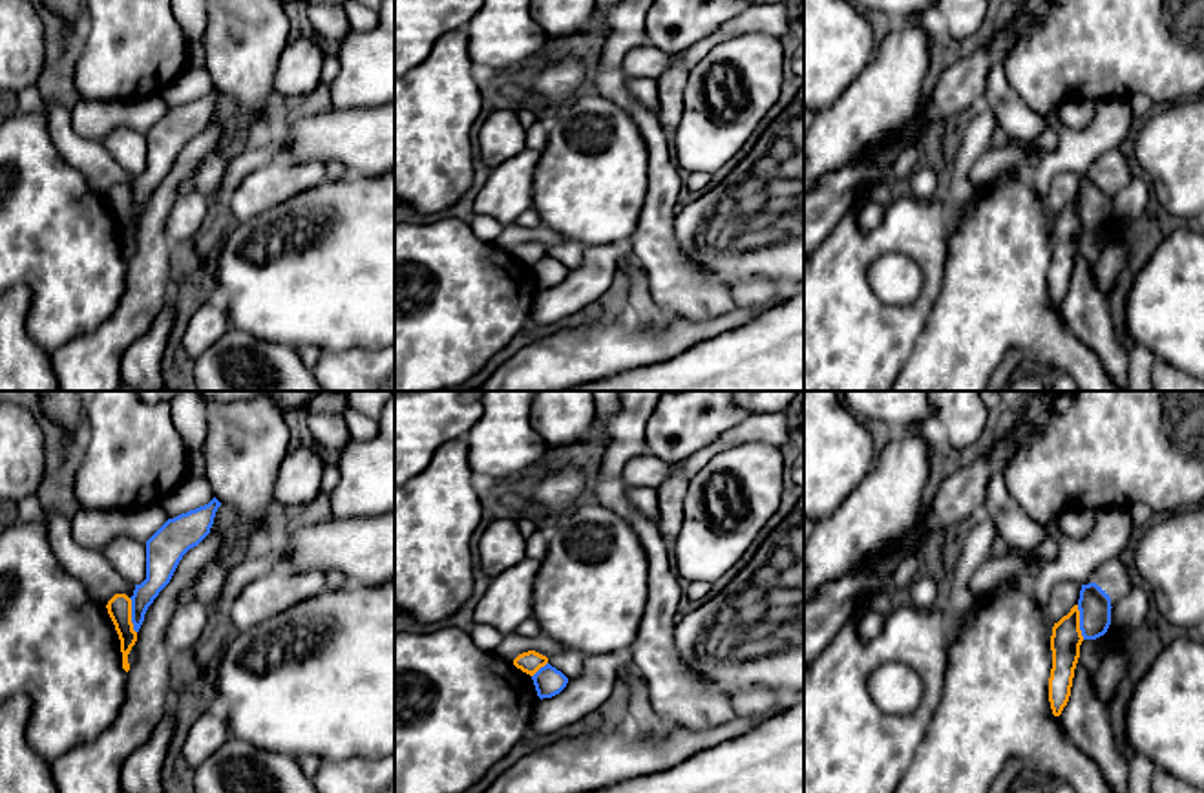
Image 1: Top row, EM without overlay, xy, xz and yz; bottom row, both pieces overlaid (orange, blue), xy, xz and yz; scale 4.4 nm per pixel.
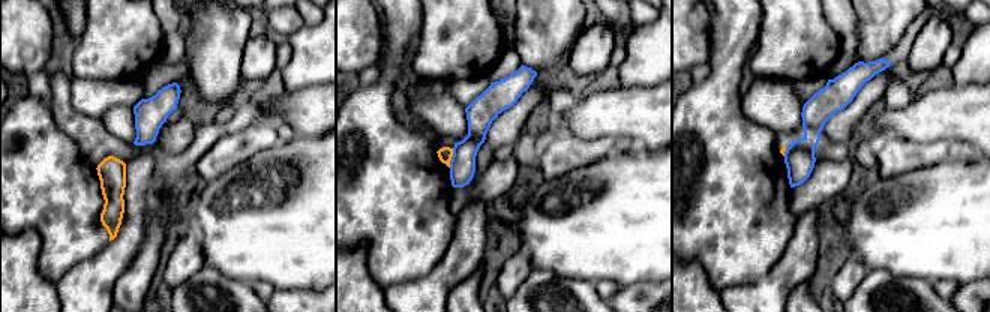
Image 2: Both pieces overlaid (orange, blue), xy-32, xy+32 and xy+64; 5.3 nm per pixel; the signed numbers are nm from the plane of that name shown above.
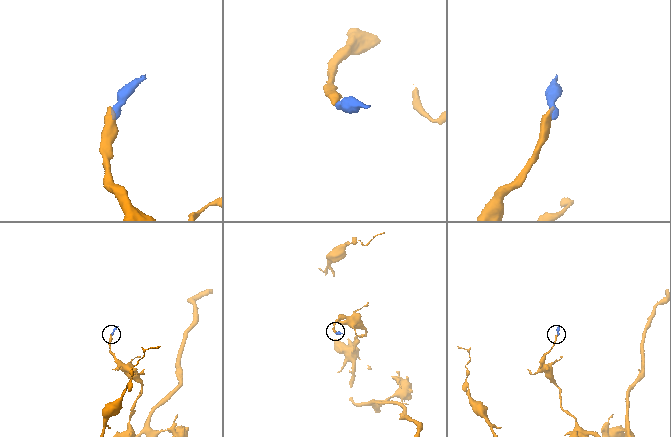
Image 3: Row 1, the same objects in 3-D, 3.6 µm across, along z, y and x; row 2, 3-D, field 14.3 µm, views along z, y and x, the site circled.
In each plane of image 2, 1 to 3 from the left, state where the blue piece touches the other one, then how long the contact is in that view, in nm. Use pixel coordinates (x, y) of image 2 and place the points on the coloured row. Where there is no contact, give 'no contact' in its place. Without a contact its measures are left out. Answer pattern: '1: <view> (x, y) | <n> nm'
1: no contact
2: xy+32 (450, 158) | 110 nm
3: xy+64 (785, 150) | 50 nm

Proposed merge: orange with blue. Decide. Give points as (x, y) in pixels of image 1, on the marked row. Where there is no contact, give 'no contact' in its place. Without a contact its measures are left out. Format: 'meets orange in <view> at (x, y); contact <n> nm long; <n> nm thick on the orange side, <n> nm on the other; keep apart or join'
meets orange in xy at (130, 616); contact 160 nm long; 110 nm thick on the orange side, 130 nm on the other; keep apart

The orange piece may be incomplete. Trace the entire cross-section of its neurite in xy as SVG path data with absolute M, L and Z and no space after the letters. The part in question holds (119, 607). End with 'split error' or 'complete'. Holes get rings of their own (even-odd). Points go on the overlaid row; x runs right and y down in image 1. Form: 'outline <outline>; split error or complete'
outline M115 594L106 608L121 640L122 669L128 672L128 654L137 641L137 632L132 623L132 599L126 594Z; complete

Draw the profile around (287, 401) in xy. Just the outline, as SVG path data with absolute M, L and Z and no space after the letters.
M201 391L206 404L210 402L228 404L252 400L256 396L269 396L280 406L283 413L289 409L303 411L303 407L311 404L311 400L318 393L322 391Z

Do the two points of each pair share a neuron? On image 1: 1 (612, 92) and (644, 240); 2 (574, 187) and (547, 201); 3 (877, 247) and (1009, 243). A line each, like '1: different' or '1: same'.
1: same
2: same
3: different

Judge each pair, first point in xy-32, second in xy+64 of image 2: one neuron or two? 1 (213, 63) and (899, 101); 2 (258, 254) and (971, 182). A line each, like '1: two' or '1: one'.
1: two
2: one

